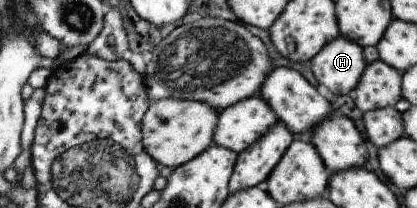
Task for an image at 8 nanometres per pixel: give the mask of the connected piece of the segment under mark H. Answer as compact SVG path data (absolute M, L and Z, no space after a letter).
M343 35L324 47L310 62L319 84L338 96L352 95L368 64L362 45Z

